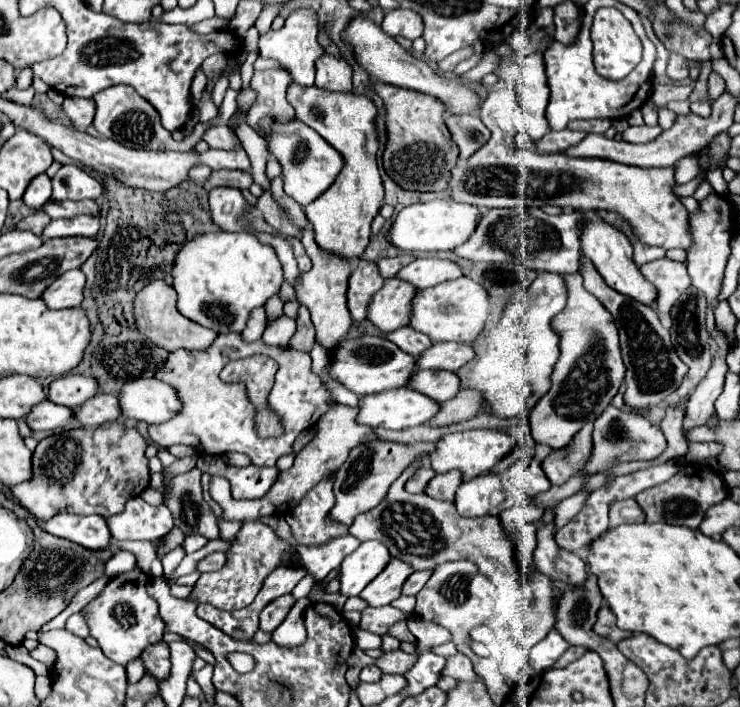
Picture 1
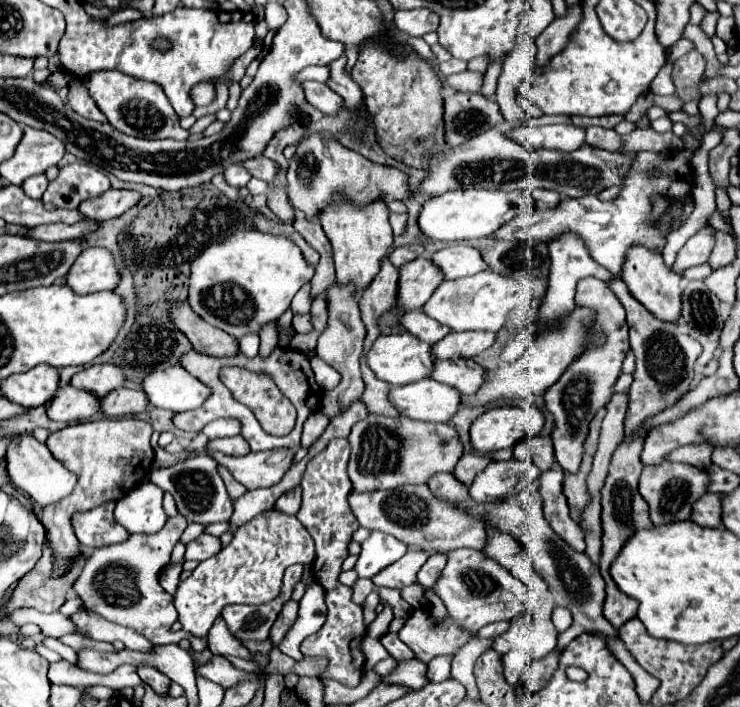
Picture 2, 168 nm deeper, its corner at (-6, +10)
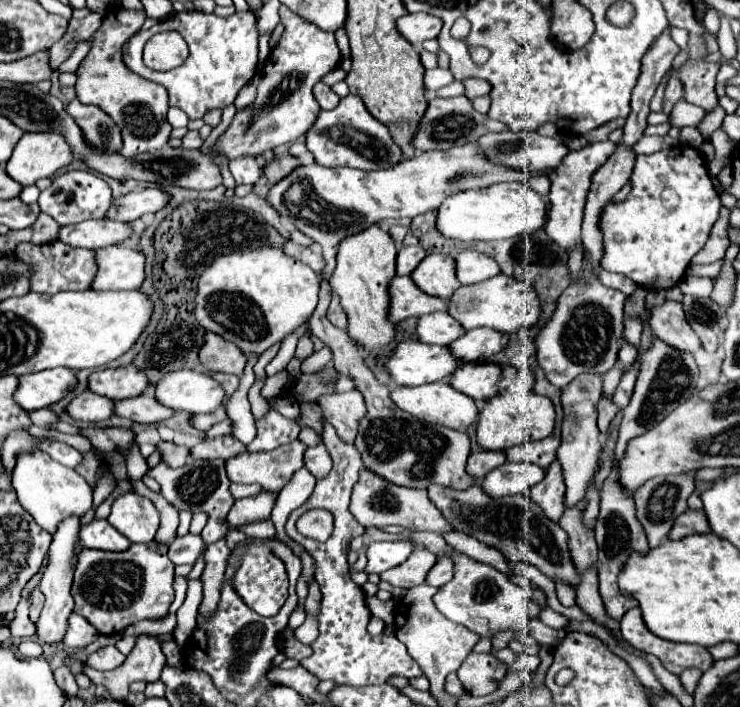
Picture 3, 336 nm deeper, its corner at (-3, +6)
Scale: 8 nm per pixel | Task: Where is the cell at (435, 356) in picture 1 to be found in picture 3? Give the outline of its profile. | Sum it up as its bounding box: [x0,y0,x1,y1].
[449,328,509,362]

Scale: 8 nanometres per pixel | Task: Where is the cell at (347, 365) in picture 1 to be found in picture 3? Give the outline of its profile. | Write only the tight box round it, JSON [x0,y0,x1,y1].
[387,340,459,386]

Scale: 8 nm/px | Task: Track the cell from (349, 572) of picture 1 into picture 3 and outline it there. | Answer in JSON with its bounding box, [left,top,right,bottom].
[367,540,413,574]

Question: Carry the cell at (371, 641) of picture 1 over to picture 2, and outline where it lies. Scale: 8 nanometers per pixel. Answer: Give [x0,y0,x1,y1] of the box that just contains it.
[380,658,428,688]

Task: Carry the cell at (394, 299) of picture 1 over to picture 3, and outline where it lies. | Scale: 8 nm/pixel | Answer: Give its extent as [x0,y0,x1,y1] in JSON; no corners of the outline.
[411,254,461,300]

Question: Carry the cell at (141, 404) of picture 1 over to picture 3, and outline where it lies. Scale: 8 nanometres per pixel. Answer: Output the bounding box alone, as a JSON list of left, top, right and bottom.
[155,370,225,414]

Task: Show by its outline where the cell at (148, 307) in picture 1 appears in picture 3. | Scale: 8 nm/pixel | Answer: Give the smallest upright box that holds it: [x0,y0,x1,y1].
[199,332,247,376]

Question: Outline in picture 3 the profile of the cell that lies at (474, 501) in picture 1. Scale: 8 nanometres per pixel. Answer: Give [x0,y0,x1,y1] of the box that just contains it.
[481,462,545,498]

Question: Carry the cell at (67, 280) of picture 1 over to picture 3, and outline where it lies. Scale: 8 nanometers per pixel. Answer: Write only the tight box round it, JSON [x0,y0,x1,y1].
[93,246,145,290]

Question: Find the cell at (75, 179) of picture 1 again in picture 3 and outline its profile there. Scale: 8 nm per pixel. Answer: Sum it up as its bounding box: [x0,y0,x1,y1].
[37,170,111,226]

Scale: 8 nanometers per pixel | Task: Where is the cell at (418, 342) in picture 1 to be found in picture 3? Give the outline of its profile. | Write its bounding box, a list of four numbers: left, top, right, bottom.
[417,312,465,346]

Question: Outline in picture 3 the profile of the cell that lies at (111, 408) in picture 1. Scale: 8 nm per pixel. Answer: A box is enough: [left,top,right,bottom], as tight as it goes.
[115,394,175,424]

